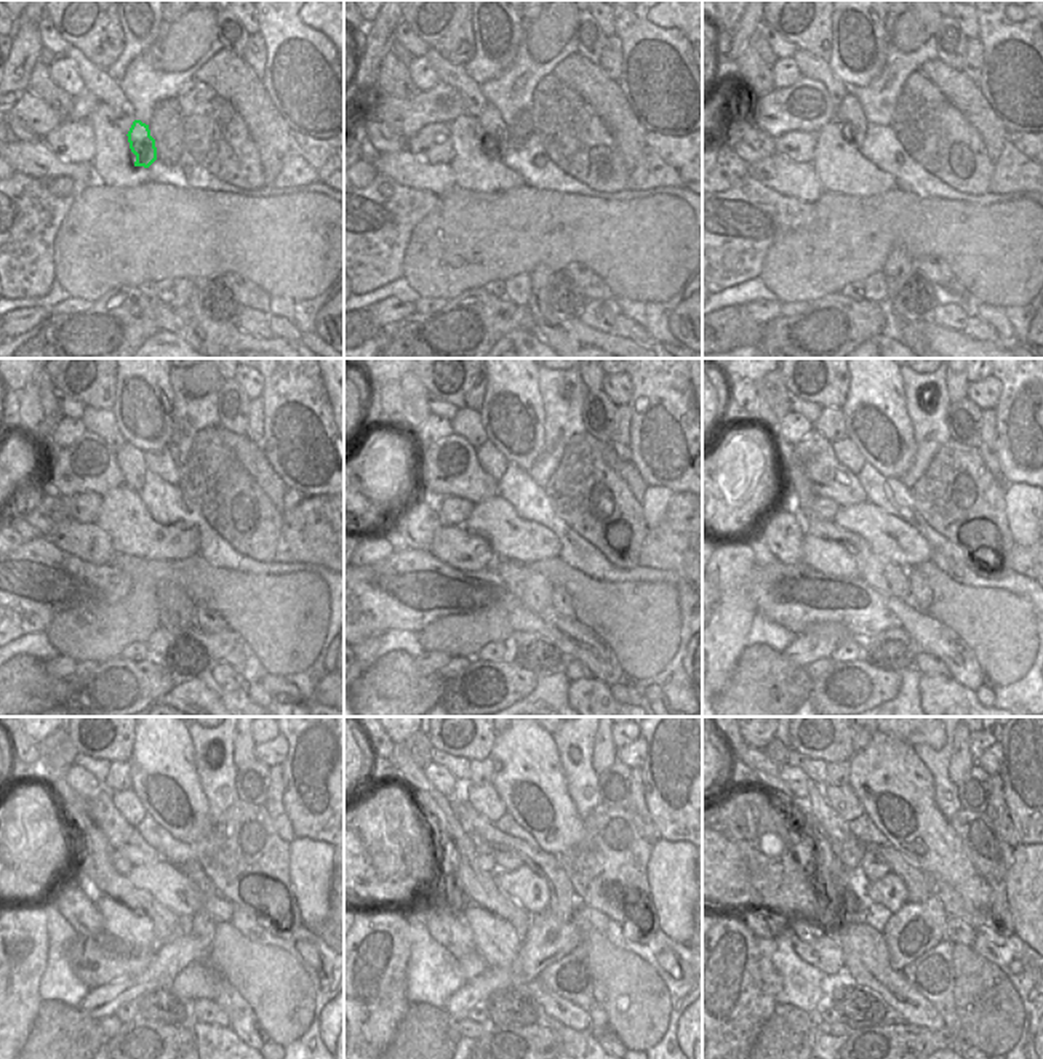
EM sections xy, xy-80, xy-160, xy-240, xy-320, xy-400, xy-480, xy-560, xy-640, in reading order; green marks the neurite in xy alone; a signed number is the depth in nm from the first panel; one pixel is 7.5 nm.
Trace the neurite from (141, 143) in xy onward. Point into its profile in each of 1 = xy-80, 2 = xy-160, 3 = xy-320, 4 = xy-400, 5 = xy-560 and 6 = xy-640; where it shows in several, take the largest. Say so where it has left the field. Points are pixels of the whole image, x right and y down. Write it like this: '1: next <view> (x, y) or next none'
1: next xy-80 (496, 130)
2: next xy-160 (850, 112)
3: next xy-320 (491, 461)
4: next xy-400 (845, 450)
5: next xy-560 (485, 800)
6: next xy-640 (843, 800)

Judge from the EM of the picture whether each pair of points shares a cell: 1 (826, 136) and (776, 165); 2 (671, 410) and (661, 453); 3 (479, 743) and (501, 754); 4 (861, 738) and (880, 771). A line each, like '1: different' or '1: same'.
1: different
2: same
3: different
4: different

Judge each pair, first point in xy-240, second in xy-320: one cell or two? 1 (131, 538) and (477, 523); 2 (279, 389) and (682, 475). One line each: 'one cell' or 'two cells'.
1: one cell
2: one cell

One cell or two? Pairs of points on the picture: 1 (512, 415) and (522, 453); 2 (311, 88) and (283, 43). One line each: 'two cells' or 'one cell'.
1: one cell
2: one cell

